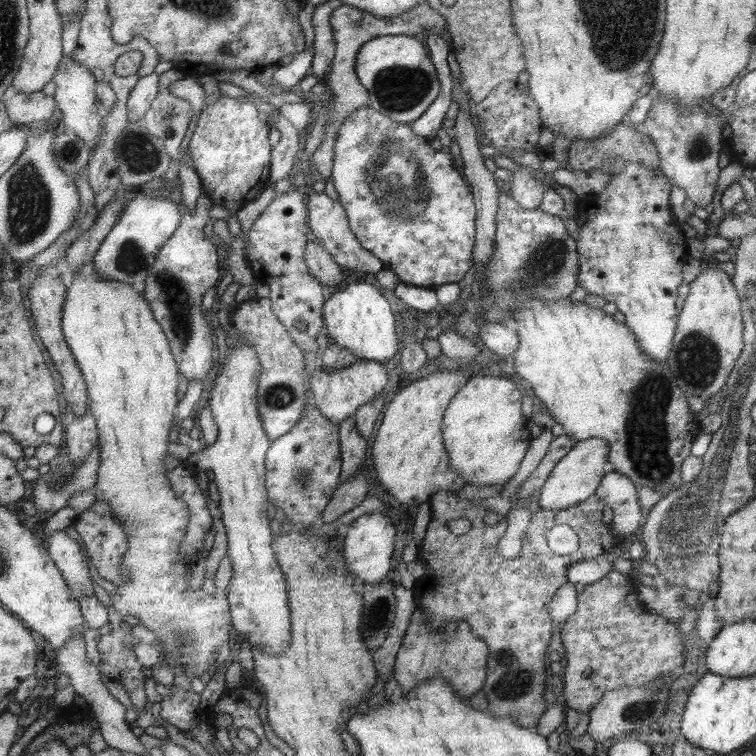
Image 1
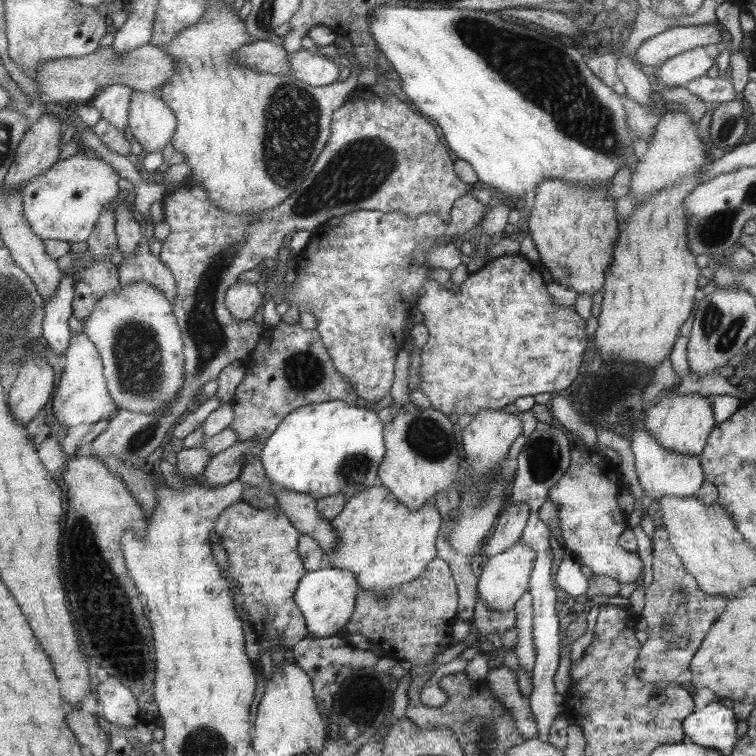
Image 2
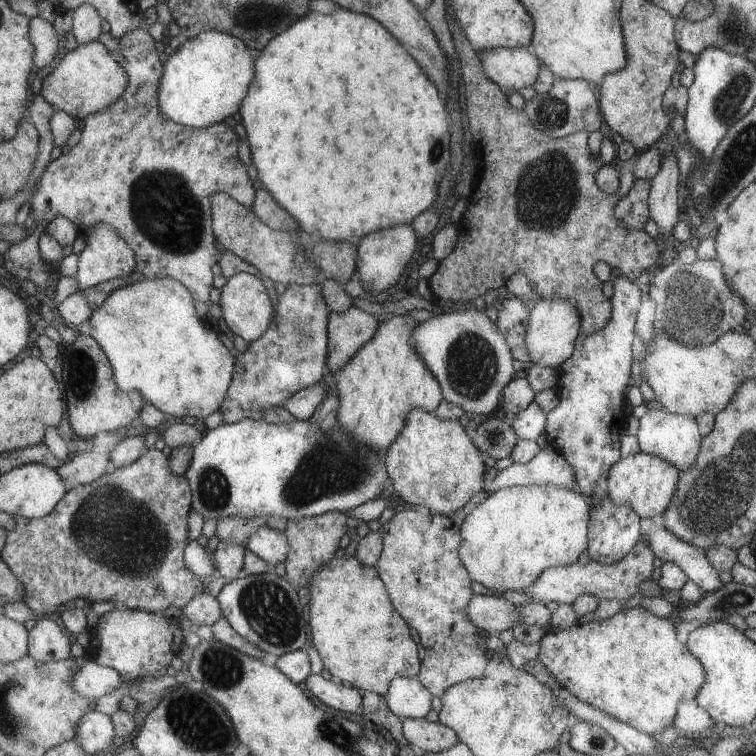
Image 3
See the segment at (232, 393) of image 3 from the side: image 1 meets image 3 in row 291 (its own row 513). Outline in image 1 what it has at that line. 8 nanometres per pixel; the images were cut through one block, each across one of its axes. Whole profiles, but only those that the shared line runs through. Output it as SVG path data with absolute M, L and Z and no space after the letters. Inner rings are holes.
M307 395L306 408L298 423L291 430L278 439L271 441L270 450L266 454L266 489L270 495L271 503L275 508L281 508L289 523L295 527L312 526L320 522L322 512L341 480L341 445L338 443L338 425L322 415L319 408Z

